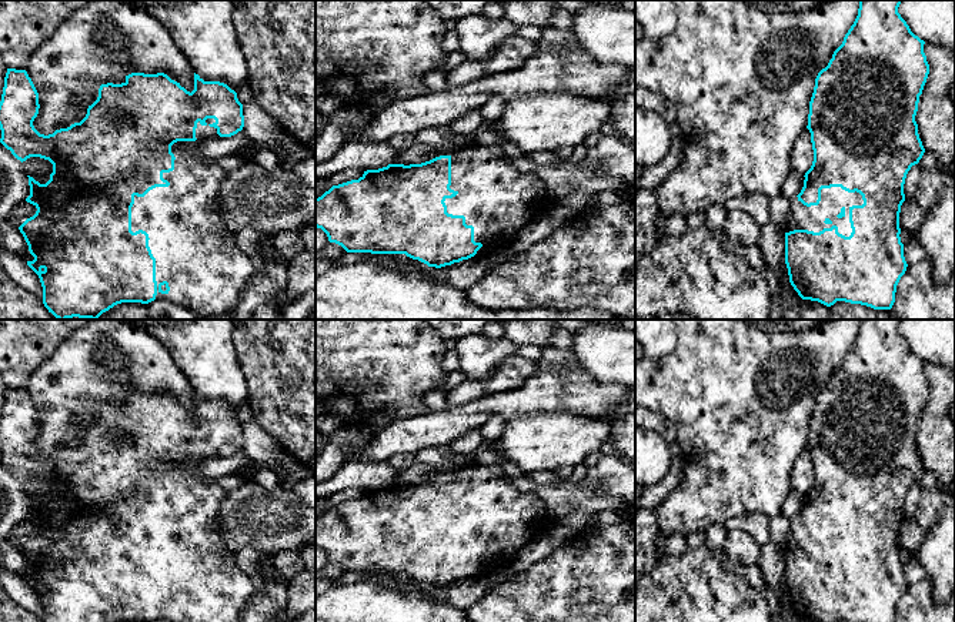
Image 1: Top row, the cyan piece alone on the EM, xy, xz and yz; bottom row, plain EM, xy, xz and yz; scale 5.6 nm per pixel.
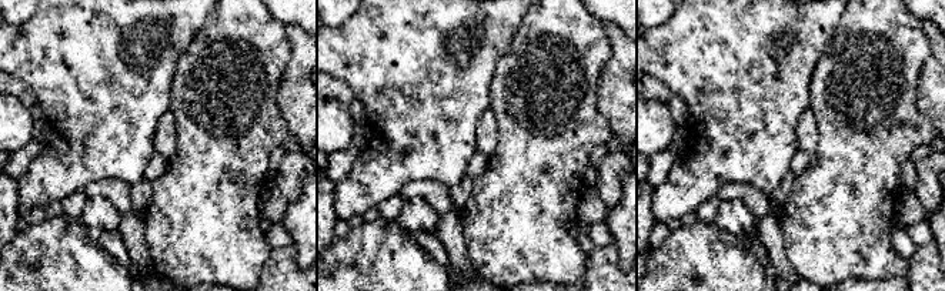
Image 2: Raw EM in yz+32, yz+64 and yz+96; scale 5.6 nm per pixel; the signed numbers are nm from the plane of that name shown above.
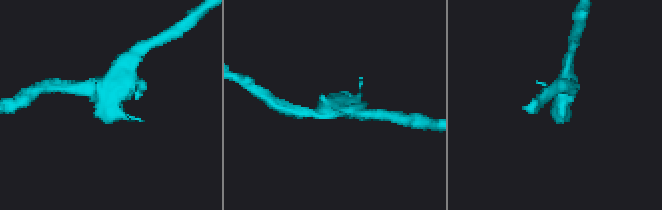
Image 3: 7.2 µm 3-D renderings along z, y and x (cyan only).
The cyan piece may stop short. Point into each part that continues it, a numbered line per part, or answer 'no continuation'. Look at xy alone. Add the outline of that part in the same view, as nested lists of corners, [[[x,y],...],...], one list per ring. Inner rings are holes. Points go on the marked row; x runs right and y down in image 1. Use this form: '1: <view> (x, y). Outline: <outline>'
1: xy (194, 251). Outline: [[[174,153],[174,170],[163,173],[168,187],[156,187],[144,197],[134,195],[131,231],[148,234],[156,258],[156,300],[170,300],[198,318],[234,312],[240,294],[257,271],[257,262],[236,244],[216,205],[228,171],[217,160],[200,161]]]

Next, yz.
1: yz (802, 217). Outline: [[[841,187],[822,188],[818,205],[807,207],[798,197],[794,197],[791,200],[791,224],[785,228],[785,233],[794,230],[819,233],[837,225],[839,234],[849,237],[852,233],[849,208],[862,204],[864,200],[859,193],[848,193]]]

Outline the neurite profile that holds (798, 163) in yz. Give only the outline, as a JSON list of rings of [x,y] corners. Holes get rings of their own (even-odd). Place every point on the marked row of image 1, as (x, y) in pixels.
[[[805,128],[794,144],[791,153],[791,171],[797,171],[802,175],[811,168],[814,161],[814,150],[811,143],[811,133]]]

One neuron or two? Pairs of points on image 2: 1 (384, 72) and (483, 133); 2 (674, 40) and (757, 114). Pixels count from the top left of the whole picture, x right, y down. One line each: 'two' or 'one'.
1: two
2: one

